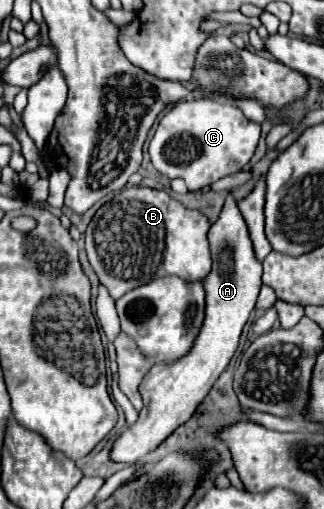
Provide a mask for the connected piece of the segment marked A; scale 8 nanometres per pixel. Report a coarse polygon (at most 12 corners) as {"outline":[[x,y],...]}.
{"outline":[[226,198],[208,242],[206,318],[182,358],[152,366],[114,442],[136,464],[194,416],[234,356],[262,286]]}

